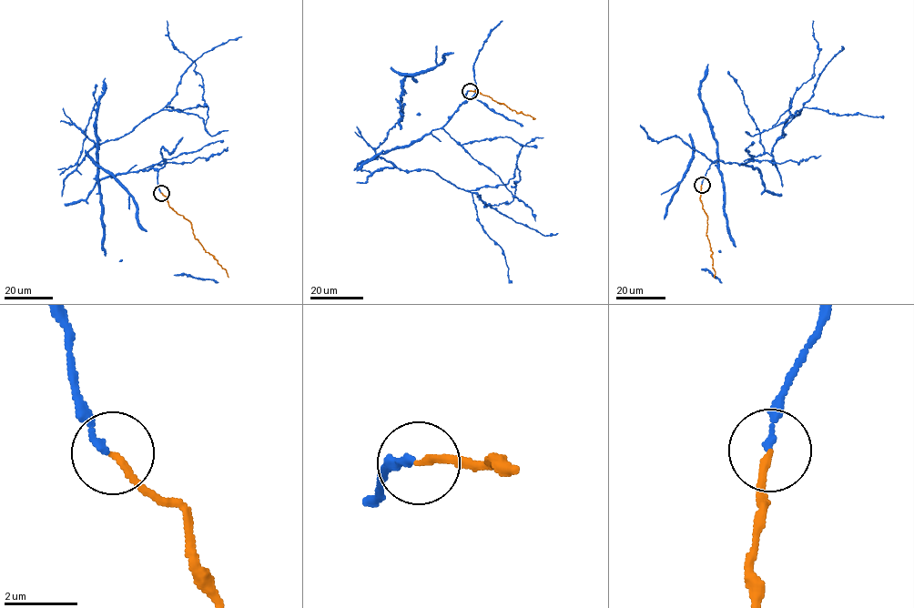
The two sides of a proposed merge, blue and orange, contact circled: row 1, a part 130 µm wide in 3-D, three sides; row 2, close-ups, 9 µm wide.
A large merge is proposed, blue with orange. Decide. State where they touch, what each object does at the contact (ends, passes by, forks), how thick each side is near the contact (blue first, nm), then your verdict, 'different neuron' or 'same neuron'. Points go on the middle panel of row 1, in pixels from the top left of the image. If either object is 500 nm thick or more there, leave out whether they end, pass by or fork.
place (470, 91); blue ends; orange ends; calibres 170 and 170 nm; different neuron

